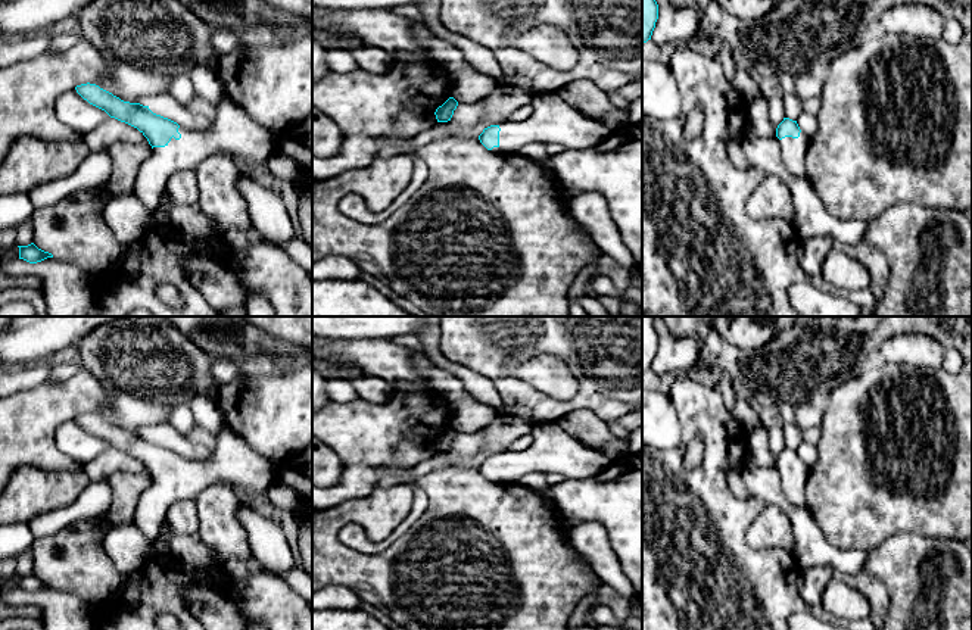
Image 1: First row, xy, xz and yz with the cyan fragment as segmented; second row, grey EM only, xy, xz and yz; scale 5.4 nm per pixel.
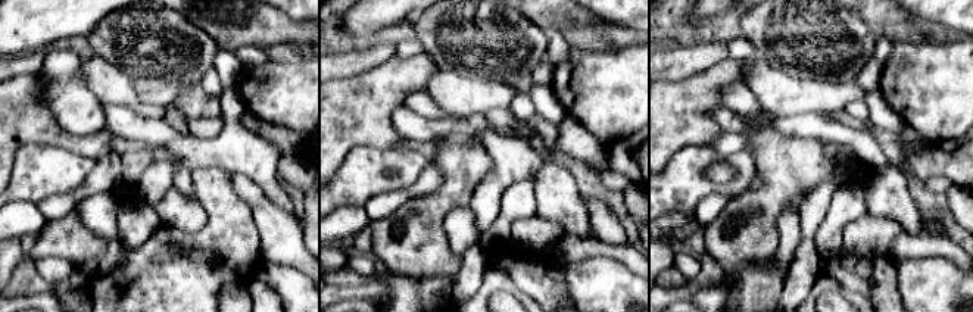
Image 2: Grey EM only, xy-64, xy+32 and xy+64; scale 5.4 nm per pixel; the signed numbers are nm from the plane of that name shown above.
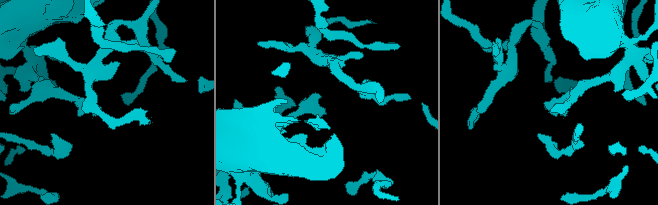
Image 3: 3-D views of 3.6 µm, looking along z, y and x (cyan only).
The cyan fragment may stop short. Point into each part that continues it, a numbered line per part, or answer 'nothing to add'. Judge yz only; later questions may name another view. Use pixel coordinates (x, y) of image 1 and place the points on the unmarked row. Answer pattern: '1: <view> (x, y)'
1: yz (793, 480)

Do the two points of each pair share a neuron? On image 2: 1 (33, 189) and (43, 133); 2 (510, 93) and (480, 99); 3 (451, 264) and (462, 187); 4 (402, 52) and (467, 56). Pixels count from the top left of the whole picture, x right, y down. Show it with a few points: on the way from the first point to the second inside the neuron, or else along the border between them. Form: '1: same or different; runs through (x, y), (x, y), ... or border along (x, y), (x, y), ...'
1: different; border along (15, 150), (25, 144), (53, 144), (74, 153)
2: same; runs through (502, 94), (487, 96)
3: same; runs through (436, 245), (436, 214), (443, 206)
4: different; border along (415, 37), (424, 50)

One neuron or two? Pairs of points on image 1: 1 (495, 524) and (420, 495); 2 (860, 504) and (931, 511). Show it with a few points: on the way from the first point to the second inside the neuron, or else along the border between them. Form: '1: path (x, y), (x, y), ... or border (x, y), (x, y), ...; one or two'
1: border (417, 486), (427, 496), (427, 508), (410, 527); two
2: path (878, 504), (913, 504); one

